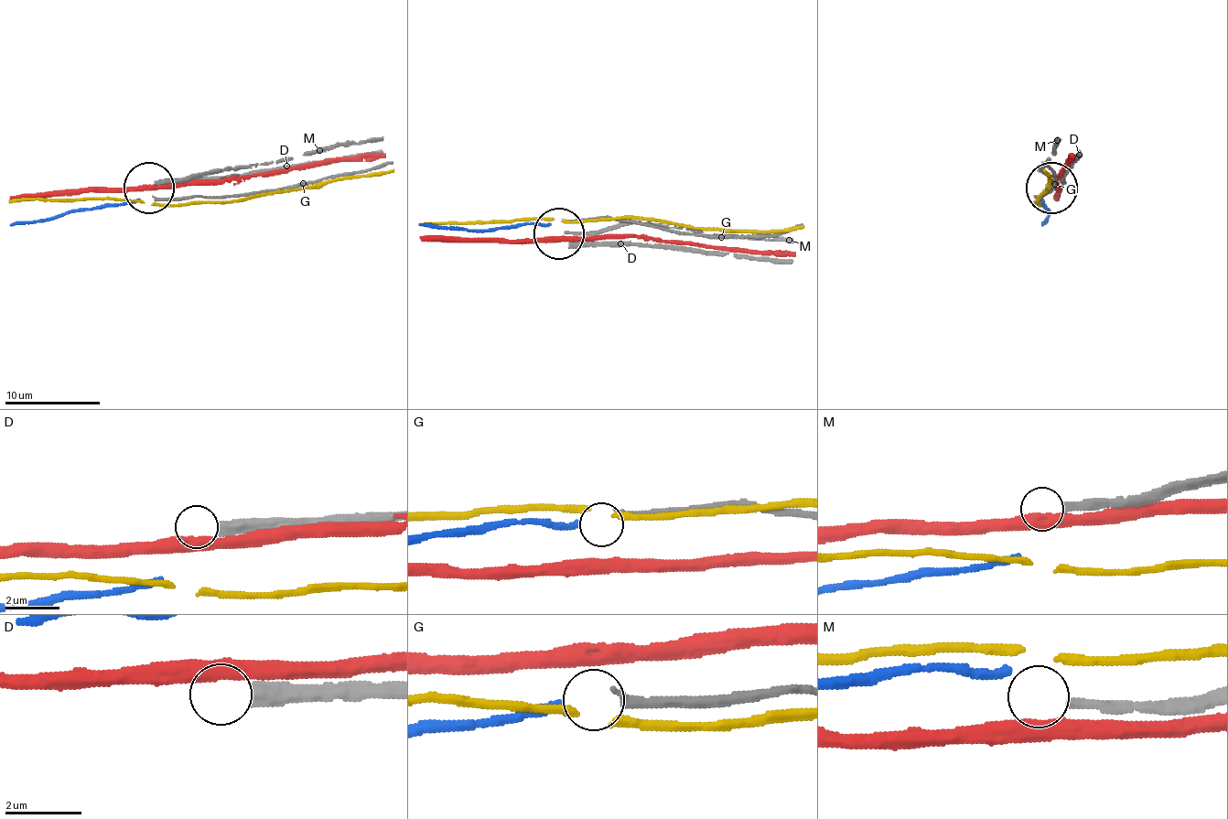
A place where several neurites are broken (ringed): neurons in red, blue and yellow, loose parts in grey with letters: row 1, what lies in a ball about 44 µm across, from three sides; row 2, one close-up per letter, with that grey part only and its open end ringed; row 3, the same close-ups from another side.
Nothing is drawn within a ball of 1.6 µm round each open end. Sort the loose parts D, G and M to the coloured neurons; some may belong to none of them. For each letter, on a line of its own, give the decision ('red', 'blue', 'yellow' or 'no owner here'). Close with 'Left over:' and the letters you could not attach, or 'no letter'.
D: no owner here
G: blue
M: no owner here
Left over: D, M

